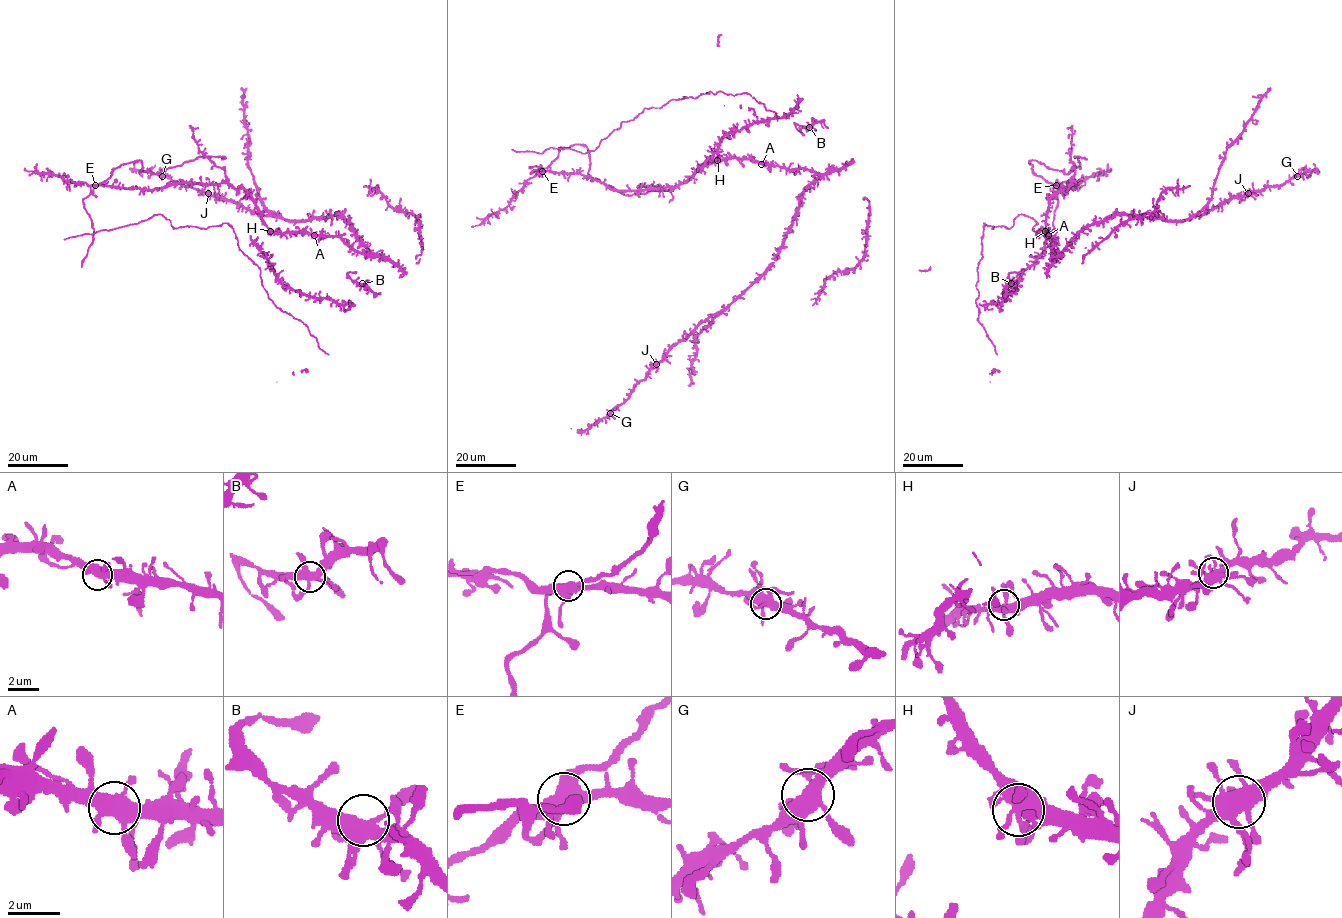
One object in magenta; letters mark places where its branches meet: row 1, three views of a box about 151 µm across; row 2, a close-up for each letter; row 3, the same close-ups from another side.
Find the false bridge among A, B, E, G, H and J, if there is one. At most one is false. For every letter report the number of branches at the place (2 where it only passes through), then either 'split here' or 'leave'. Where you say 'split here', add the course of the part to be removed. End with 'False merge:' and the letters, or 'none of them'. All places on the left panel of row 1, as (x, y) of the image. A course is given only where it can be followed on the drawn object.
A: 6 branches meet; leave
B: 7 branches meet; leave
E: 6 branches meet; split here; foreign part runs (94, 185), (104, 182), (114, 169), (139, 160), (141, 170), (153, 174), (198, 157), (225, 157), (221, 159)
G: 7 branches meet; leave
H: 8 branches meet; leave
J: 9 branches meet; leave
False merge: E

